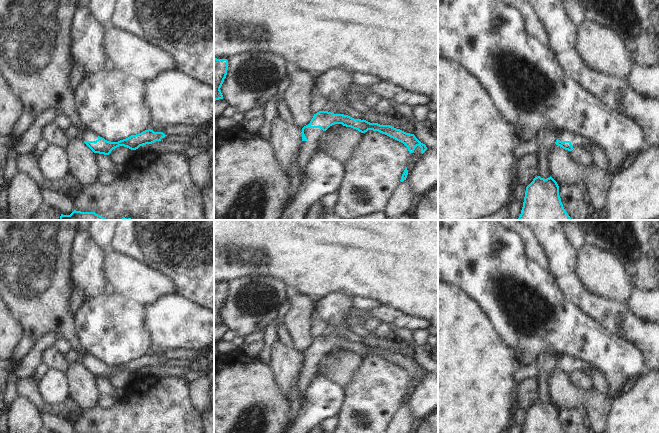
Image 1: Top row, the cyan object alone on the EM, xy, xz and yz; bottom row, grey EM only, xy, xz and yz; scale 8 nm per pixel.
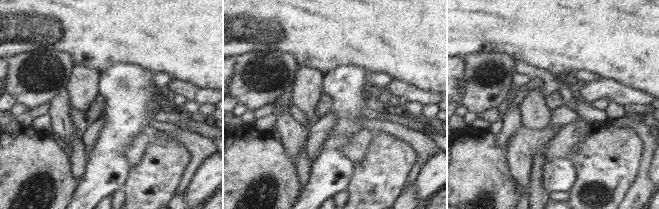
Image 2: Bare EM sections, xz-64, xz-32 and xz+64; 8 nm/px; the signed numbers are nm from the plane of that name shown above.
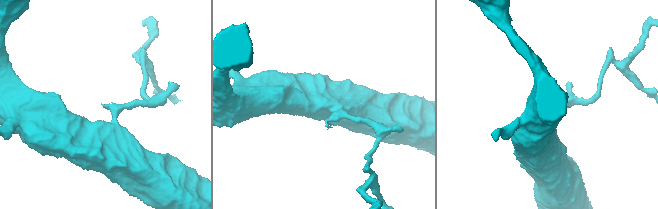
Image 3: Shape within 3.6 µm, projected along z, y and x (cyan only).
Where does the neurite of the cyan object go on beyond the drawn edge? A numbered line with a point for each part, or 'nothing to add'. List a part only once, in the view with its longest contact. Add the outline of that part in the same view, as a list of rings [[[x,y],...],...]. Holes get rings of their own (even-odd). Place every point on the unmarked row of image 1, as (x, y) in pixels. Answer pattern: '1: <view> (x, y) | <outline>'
1: xz (307, 372) | [[[305,352],[304,358],[307,365],[302,365],[297,379],[296,379],[296,387],[299,391],[300,396],[302,397],[304,391],[307,389],[307,386],[311,382],[311,380],[315,377],[319,361],[324,357],[320,352]]]

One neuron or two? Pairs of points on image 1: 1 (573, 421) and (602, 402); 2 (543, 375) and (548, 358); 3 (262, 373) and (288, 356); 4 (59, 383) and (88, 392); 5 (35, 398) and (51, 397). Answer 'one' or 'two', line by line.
1: two
2: one
3: two
4: two
5: two

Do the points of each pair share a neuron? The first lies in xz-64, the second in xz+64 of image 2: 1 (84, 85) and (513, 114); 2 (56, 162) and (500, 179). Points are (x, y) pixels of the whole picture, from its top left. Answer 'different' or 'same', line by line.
1: different
2: same

